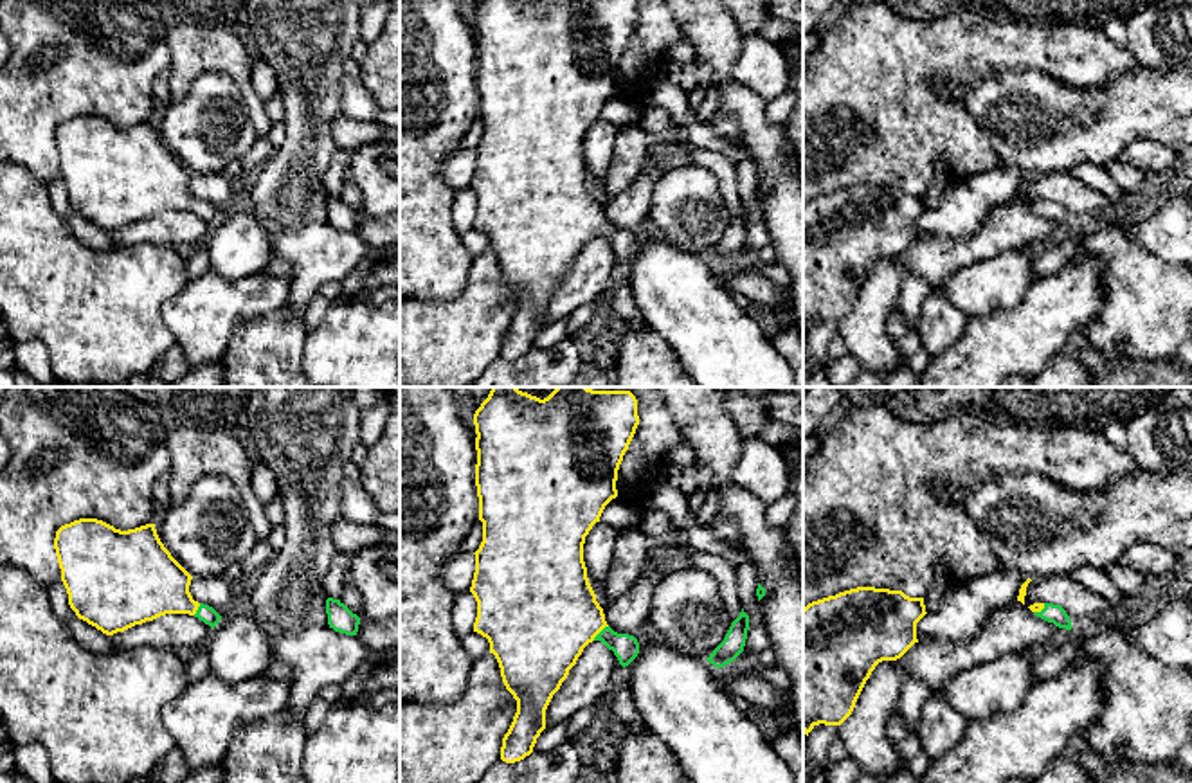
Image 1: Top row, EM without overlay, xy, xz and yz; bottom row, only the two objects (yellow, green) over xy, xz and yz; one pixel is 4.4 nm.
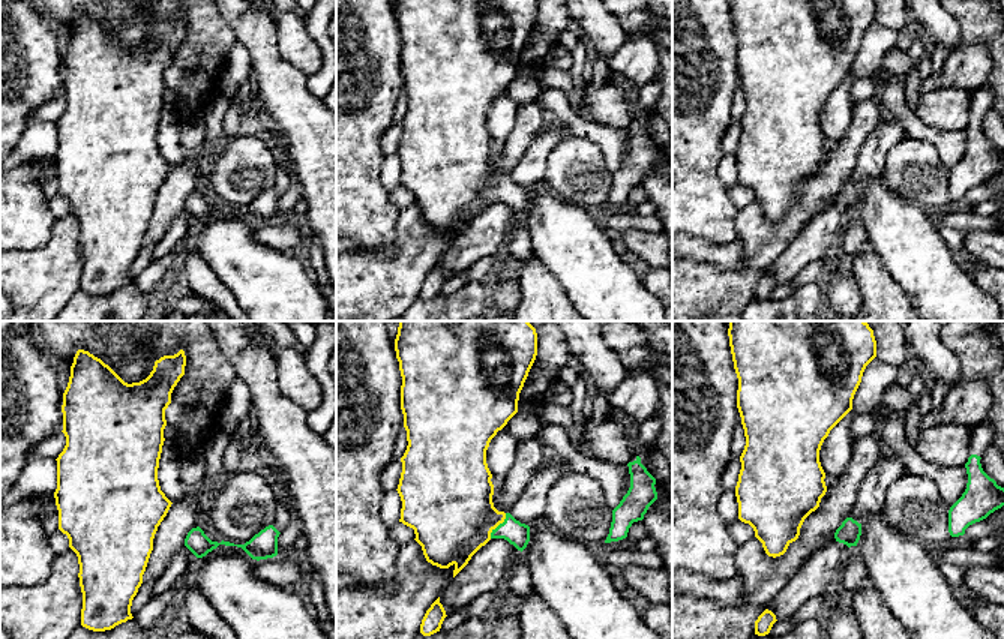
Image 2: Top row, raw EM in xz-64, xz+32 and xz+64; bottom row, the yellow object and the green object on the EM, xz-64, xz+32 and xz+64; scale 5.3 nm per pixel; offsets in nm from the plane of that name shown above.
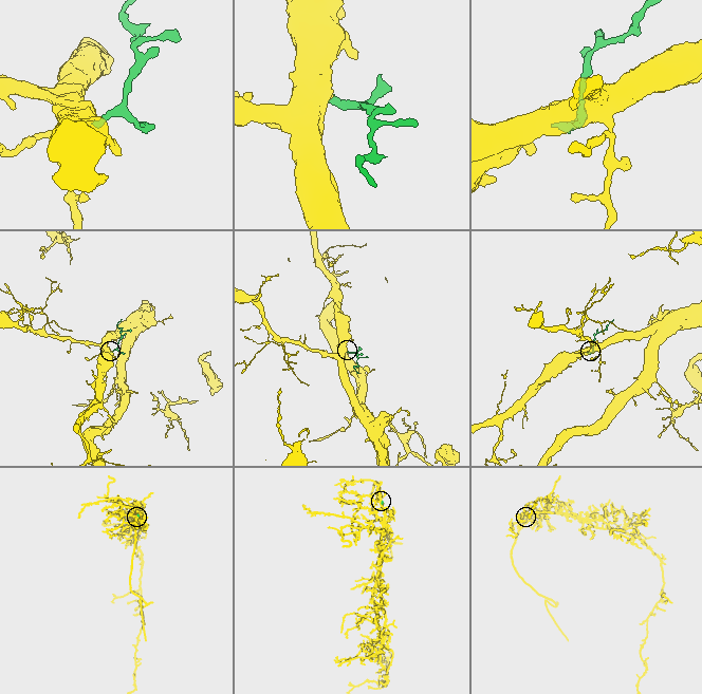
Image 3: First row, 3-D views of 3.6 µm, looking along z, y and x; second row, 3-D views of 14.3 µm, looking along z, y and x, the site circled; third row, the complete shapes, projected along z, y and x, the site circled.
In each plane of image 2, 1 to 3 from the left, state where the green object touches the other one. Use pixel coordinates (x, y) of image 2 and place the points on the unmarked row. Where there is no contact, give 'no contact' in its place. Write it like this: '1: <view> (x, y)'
1: no contact
2: xz+32 (498, 188)
3: no contact

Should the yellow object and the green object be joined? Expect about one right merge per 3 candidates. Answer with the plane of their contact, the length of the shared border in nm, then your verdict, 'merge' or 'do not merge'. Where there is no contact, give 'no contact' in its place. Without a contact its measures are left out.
meets yellow in xz; contact 100 nm long; merge

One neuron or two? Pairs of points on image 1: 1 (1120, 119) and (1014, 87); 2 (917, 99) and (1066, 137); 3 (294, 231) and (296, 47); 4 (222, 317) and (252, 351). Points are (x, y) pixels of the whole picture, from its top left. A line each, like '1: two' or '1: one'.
1: one
2: two
3: one
4: two

